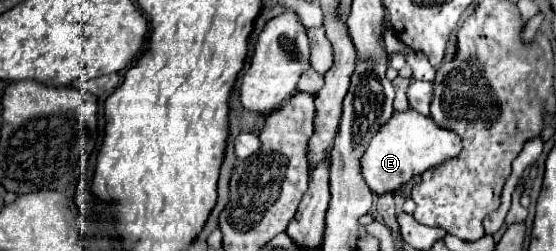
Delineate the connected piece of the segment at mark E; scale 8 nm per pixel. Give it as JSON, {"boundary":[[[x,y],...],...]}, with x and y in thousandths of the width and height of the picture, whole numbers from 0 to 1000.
{"boundary":[[[745,434],[709,450],[705,474],[669,546],[658,602],[647,625],[647,689],[673,761],[673,777],[709,769],[745,697],[759,697],[766,673],[813,633],[831,594],[831,562],[813,522],[788,506],[773,466],[755,458]]]}

